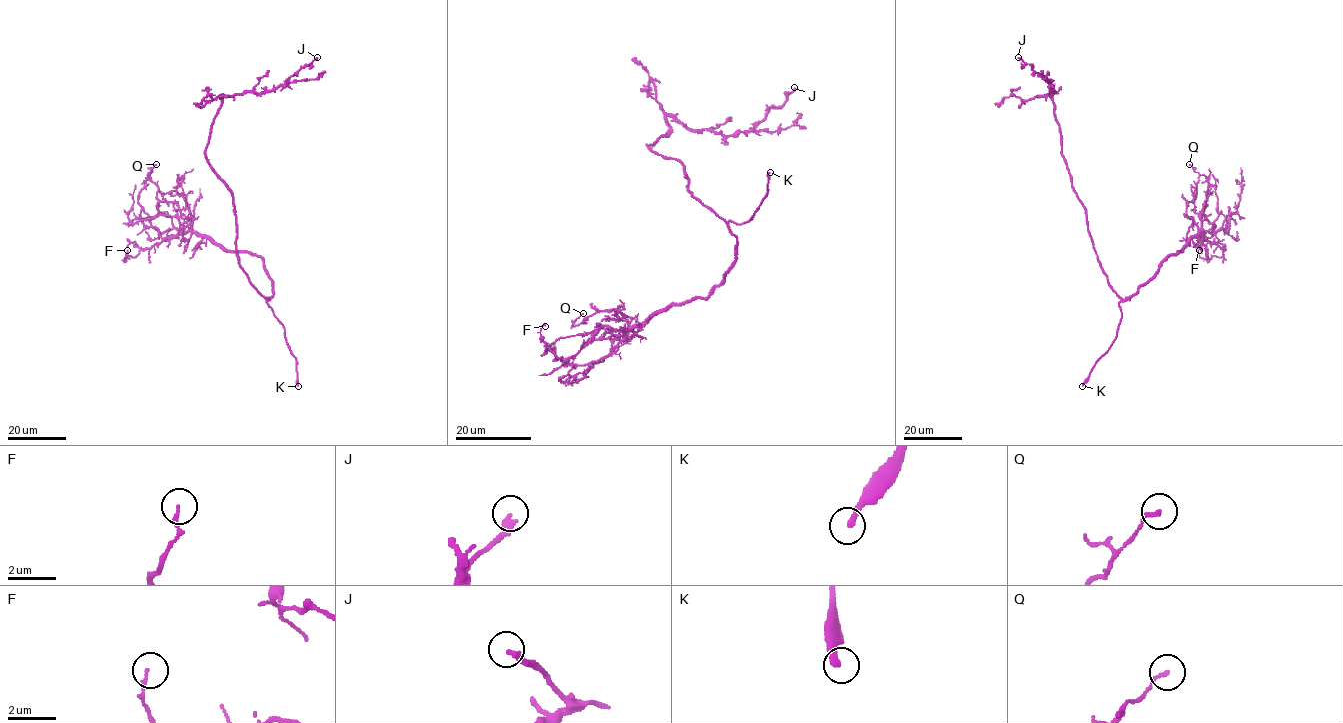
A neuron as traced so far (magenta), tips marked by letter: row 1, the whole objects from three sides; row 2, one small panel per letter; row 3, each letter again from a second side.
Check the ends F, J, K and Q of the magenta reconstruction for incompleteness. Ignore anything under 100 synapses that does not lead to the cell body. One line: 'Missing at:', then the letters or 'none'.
Missing at: K

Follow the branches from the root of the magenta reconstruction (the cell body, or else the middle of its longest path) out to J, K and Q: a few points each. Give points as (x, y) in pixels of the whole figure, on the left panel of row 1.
J: (239, 263), (234, 197), (205, 154), (210, 125), (223, 96), (219, 95), (275, 90), (317, 57)
K: (239, 263), (249, 282), (266, 299), (283, 326), (286, 342), (296, 359), (298, 386)
Q: (239, 263), (268, 299), (264, 260), (197, 234), (176, 203), (157, 197), (148, 175), (156, 164)

